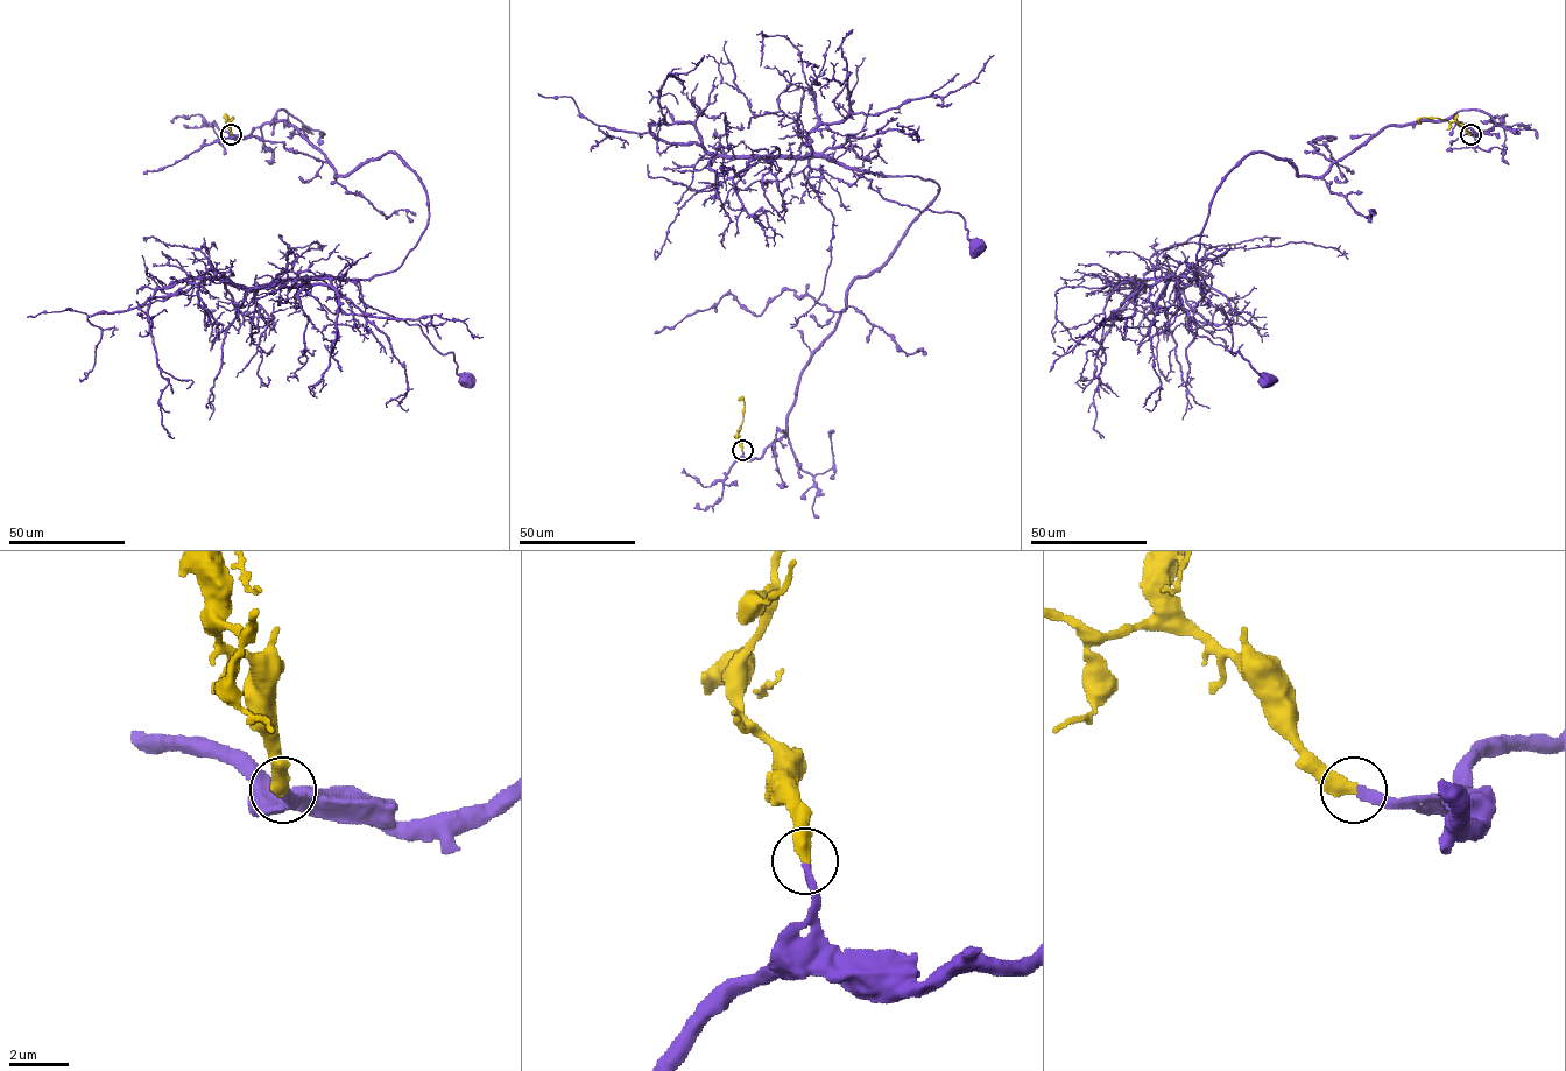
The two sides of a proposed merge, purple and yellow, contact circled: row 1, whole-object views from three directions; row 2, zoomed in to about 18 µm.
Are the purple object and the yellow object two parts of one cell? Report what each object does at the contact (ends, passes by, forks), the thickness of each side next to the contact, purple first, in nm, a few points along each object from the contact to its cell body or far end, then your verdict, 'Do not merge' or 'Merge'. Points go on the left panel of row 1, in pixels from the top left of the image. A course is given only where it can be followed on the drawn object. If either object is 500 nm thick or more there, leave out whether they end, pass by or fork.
Thickness 300 nm (purple) against 500 nm. Course of purple: (231, 134), (282, 120), (336, 177), (407, 164), (417, 244), (341, 279), (466, 380). Course of yellow: (231, 134), (226, 121), (233, 117), (227, 124). Merge

